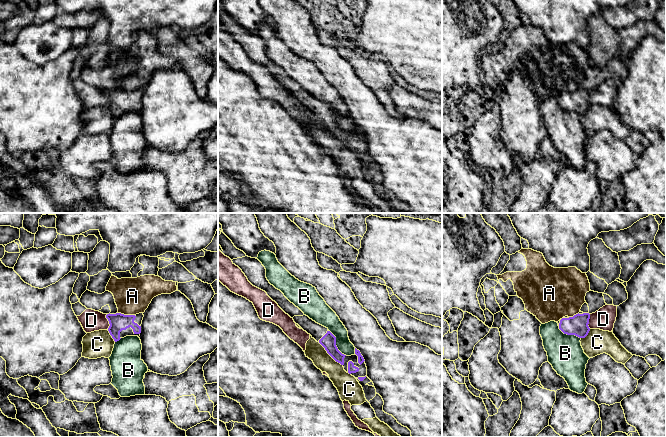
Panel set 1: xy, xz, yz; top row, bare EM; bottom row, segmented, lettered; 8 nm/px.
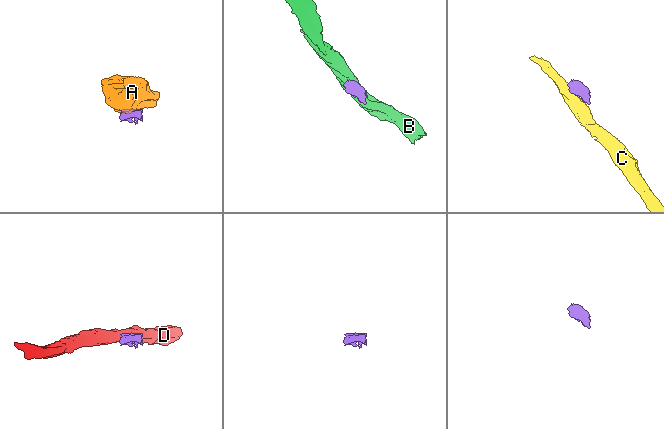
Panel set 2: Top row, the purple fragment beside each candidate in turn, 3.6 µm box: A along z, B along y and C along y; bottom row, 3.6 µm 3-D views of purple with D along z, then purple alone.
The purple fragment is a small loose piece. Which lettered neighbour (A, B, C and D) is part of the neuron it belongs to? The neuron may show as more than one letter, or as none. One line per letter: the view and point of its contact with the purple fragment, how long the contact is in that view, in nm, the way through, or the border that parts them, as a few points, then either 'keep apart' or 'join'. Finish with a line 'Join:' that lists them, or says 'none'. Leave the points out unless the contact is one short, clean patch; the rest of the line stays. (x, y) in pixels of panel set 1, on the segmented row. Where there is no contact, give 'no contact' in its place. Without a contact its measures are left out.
A: meets purple in xy at (126, 315); contact 140 nm long; border along xy (118, 312), (134, 315); keep apart
B: meets purple in xz at (335, 344); contact 240 nm long; border along xz (329, 330), (335, 337), (336, 347), (346, 355); keep apart
C: meets purple in xz at (330, 355); contact 280 nm long; border along xz (318, 342), (342, 365); keep apart
D: meets purple in xy at (108, 320); contact 120 nm long; border along xy (106, 314), (109, 324), (108, 328); keep apart
Join: none

